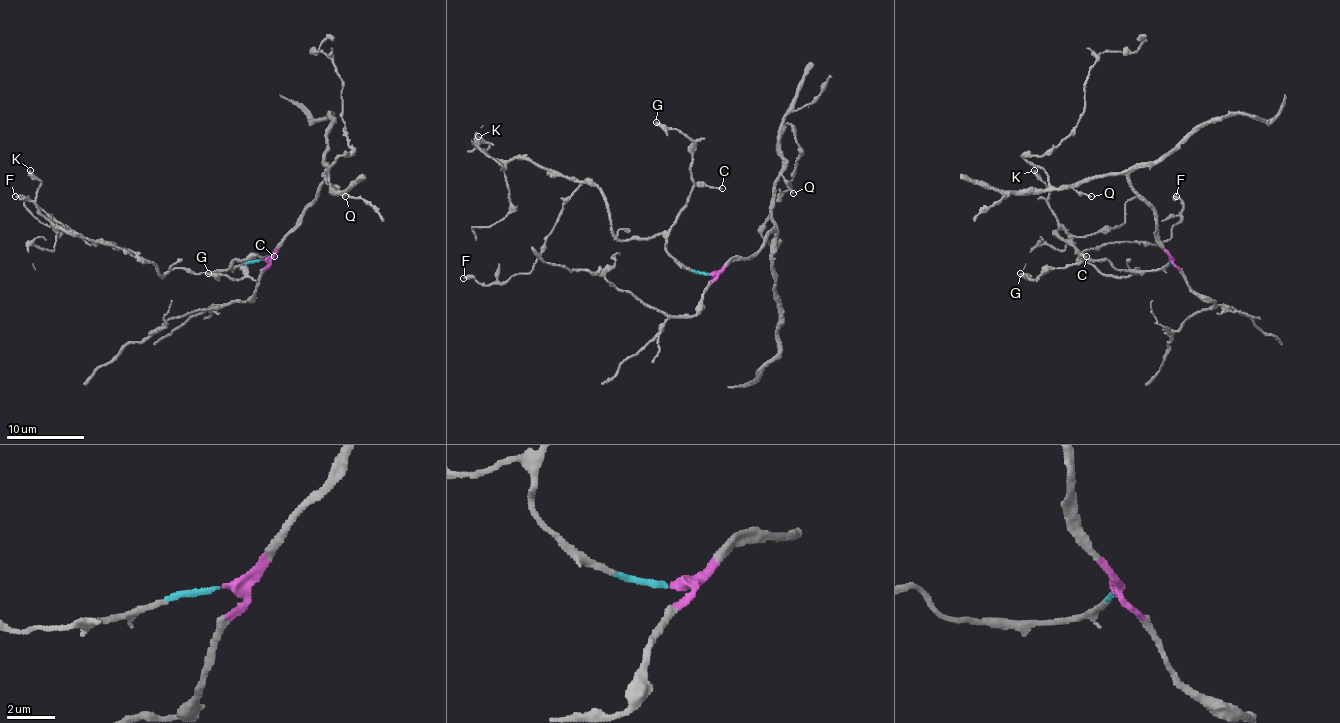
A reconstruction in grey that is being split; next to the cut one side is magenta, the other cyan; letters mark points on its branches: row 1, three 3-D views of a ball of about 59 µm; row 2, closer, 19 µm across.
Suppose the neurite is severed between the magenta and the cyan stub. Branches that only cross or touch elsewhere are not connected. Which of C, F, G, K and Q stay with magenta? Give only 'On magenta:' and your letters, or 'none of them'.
On magenta: Q

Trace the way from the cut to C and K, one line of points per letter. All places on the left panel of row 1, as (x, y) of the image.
C: (262, 259), (219, 271), (227, 269), (236, 259), (273, 255)
K: (262, 259), (213, 273), (172, 269), (164, 277), (114, 246), (56, 228), (36, 205), (40, 183), (30, 170)

